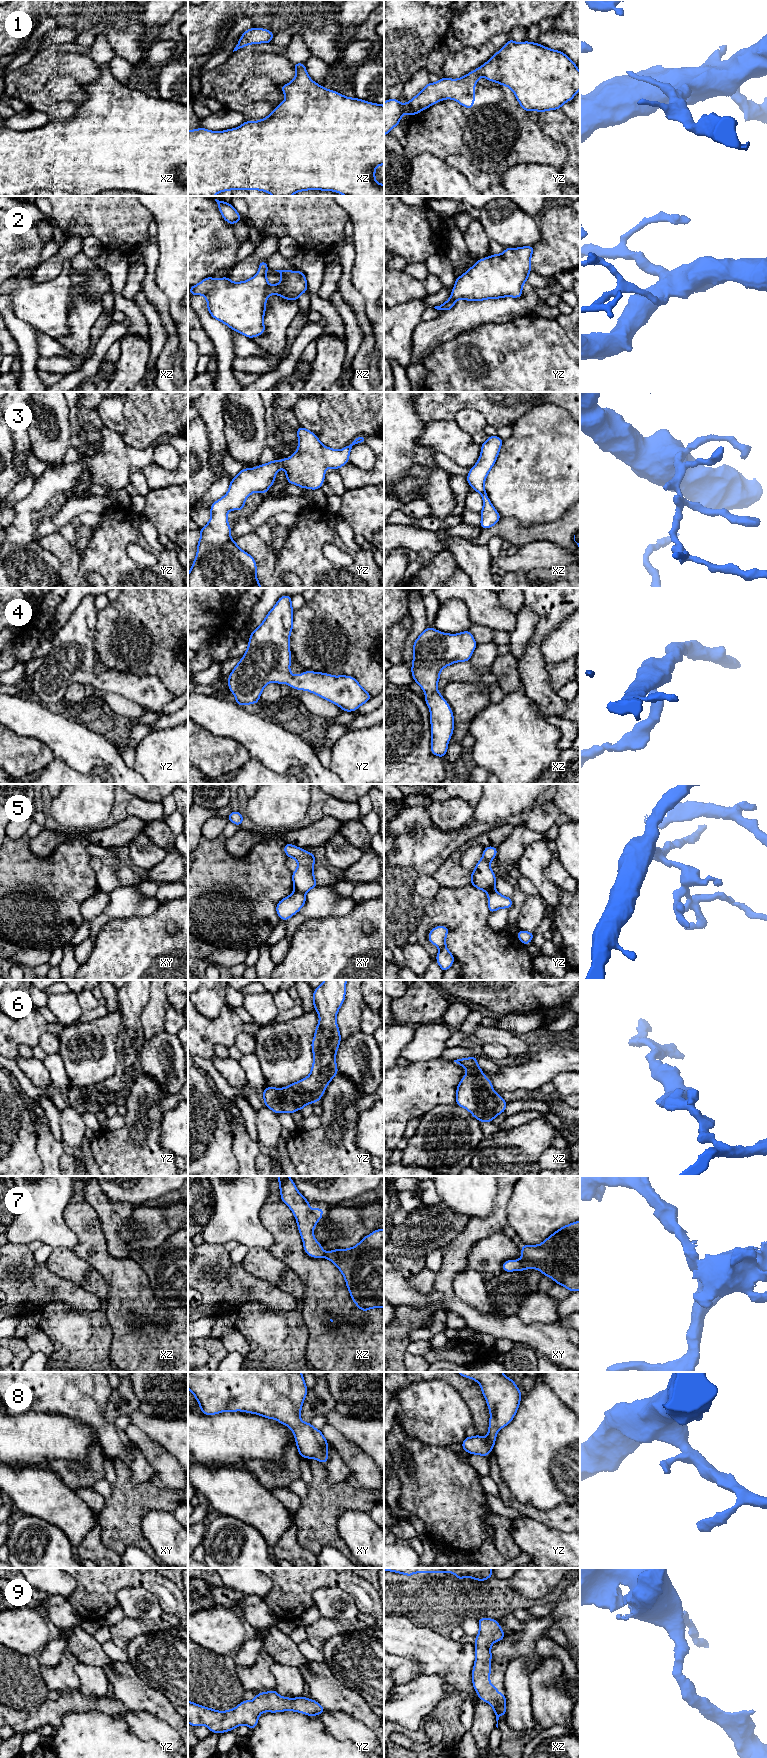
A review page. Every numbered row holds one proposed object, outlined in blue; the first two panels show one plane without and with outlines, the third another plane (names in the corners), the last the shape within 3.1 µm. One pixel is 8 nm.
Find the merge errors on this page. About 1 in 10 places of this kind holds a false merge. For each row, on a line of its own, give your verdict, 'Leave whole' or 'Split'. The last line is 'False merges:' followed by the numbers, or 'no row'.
1: Leave whole
2: Leave whole
3: Leave whole
4: Leave whole
5: Split
6: Leave whole
7: Leave whole
8: Leave whole
9: Leave whole
False merges: 5

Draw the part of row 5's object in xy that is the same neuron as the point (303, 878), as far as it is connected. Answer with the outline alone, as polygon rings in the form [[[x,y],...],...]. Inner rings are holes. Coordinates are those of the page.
[[[286,843],[284,853],[297,861],[297,869],[292,873],[294,890],[306,894],[312,888],[317,887],[314,877],[314,853],[308,853],[295,845]]]

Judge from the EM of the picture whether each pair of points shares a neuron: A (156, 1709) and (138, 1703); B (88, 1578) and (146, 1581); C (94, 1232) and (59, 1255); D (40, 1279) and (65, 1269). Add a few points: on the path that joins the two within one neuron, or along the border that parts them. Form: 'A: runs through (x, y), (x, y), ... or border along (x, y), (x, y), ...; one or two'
A: runs through (152, 1705), (150, 1703), (142, 1703); one
B: runs through (102, 1578), (132, 1578); one
C: border along (72, 1251), (91, 1265); two
D: border along (45, 1263), (53, 1273), (75, 1284); two

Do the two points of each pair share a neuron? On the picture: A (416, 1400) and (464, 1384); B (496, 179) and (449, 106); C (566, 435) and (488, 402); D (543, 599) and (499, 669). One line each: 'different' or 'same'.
A: different
B: same
C: different
D: different

